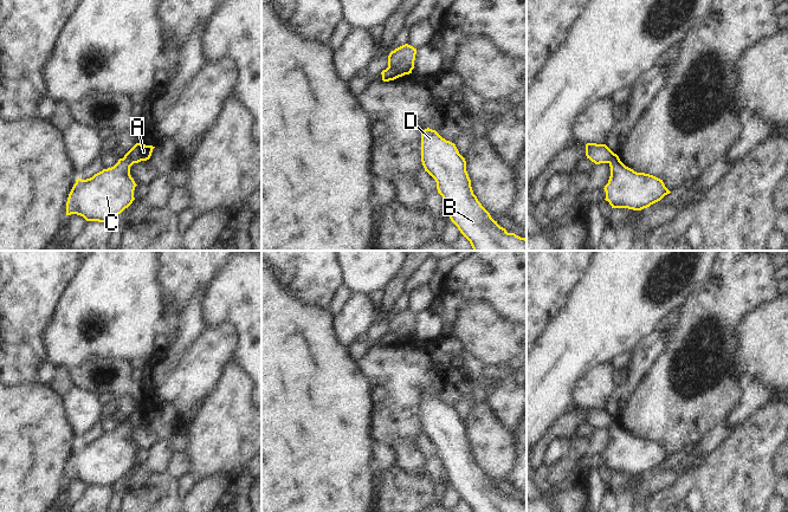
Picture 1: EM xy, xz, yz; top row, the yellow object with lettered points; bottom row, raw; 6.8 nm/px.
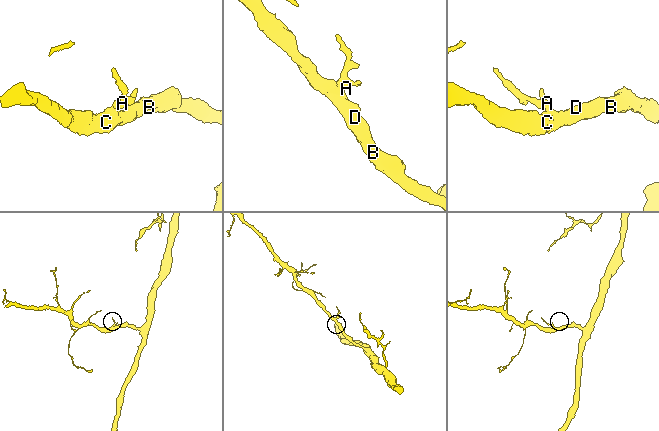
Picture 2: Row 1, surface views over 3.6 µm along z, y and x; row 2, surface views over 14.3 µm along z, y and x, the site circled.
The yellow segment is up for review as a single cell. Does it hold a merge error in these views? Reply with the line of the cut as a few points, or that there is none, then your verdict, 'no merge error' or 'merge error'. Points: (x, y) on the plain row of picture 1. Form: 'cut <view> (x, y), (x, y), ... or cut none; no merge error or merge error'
cut xz (387, 332), (395, 336), (399, 341); merge error

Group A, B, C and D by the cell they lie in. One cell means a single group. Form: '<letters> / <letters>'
A / B C D

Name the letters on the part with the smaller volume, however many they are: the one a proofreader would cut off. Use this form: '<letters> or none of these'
A

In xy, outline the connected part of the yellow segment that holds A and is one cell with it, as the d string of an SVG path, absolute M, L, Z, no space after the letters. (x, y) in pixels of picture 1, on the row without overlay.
M136 408L125 420L123 423L131 426L133 428L138 428L141 426L147 426L150 423L153 410L146 410L141 408Z

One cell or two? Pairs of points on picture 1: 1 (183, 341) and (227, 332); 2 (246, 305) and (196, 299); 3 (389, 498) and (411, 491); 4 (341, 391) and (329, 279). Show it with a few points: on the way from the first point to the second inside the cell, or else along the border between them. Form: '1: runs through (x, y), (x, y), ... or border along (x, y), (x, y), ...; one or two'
1: border along (205, 326), (180, 360); two
2: border along (202, 295), (201, 311), (205, 325); two
3: runs through (394, 498), (406, 494); one
4: border along (299, 302), (327, 310); two

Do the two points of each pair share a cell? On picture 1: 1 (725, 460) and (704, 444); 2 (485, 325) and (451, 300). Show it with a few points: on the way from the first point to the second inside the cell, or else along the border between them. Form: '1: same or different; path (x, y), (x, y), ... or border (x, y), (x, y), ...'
1: different; border (734, 431), (706, 457)
2: different; border (489, 303), (467, 302), (458, 311), (451, 326)

